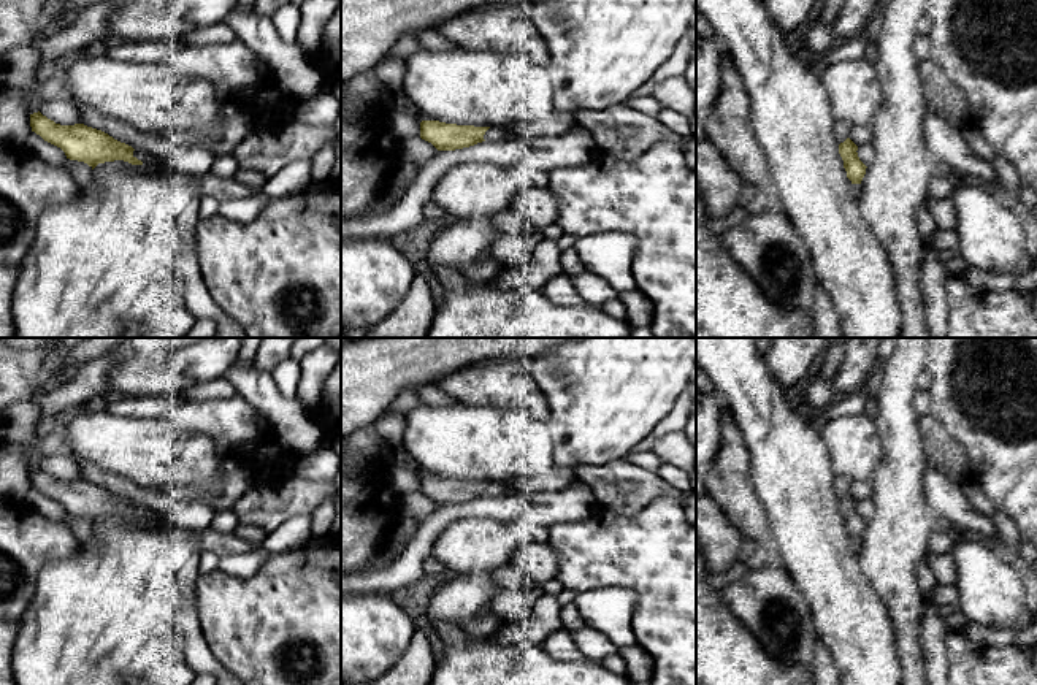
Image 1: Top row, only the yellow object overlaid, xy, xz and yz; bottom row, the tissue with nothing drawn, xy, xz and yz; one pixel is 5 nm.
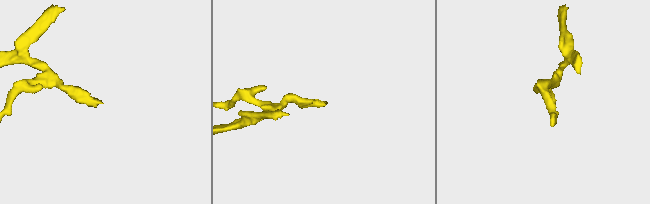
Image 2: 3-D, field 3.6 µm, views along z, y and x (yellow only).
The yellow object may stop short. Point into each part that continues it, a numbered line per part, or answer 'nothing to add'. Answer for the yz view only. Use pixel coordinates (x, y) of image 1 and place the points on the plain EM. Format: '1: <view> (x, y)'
nothing to add

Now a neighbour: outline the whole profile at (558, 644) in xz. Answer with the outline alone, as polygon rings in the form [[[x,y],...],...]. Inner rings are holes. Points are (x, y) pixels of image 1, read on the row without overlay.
[[[564,626],[550,633],[541,647],[553,658],[564,661],[584,661],[587,656],[576,645],[571,631]]]

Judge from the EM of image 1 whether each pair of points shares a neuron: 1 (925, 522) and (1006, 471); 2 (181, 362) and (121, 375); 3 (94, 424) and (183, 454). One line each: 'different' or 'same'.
1: different
2: different
3: same

